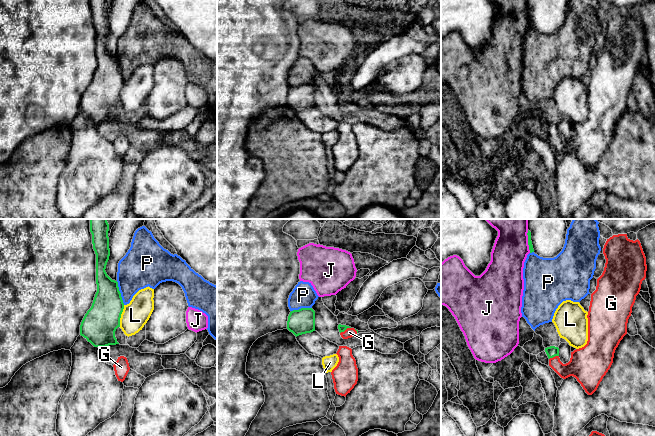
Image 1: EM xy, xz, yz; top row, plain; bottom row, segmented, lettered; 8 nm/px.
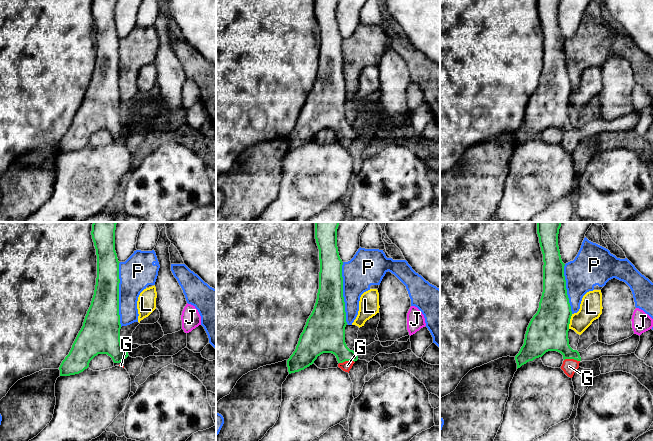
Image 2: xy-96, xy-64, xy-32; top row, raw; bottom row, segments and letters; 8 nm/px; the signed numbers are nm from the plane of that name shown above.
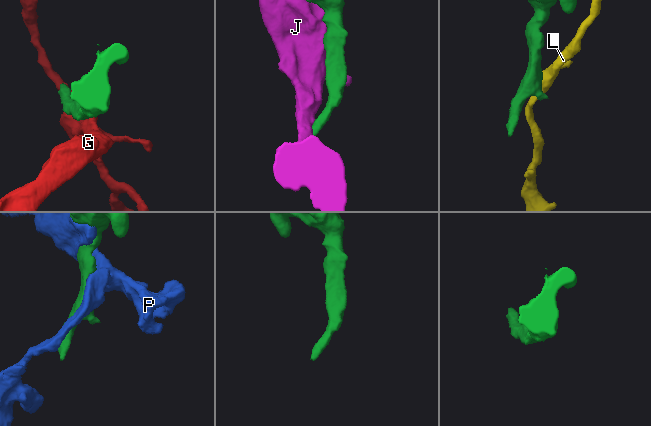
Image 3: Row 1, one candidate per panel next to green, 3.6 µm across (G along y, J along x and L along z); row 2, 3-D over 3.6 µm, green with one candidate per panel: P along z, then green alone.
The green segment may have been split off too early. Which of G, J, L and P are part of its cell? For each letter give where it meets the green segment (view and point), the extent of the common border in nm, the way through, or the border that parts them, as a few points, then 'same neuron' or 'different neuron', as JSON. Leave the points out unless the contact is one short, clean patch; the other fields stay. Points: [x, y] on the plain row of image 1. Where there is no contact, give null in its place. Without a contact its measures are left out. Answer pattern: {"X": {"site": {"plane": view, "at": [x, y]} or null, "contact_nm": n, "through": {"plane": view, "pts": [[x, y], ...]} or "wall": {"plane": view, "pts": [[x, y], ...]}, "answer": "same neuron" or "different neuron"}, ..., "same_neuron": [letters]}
{"G": {"site": {"plane": "xz", "at": [345, 105]}, "contact_nm": 100, "through": {"plane": "xz", "pts": [[342, 104], [345, 105], [349, 108]]}, "answer": "same neuron"}, "J": {"site": {"plane": "yz", "at": [528, 17]}, "contact_nm": 190, "answer": "different neuron"}, "L": {"site": {"plane": "xy", "at": [120, 92]}, "contact_nm": 180, "wall": {"plane": "xy", "pts": [[124, 81], [119, 102]]}, "answer": "different neuron"}, "P": {"site": {"plane": "xy", "at": [120, 69]}, "contact_nm": 200, "answer": "different neuron"}, "same_neuron": ["G"]}

